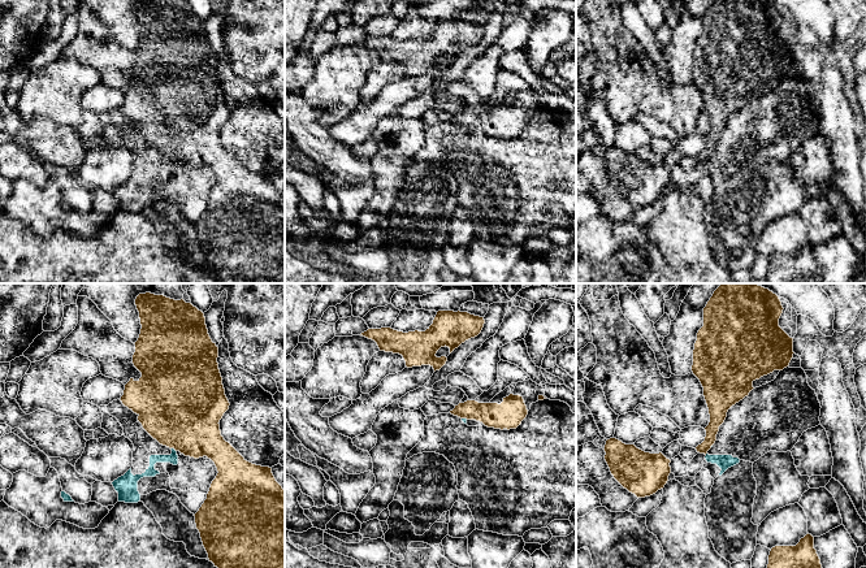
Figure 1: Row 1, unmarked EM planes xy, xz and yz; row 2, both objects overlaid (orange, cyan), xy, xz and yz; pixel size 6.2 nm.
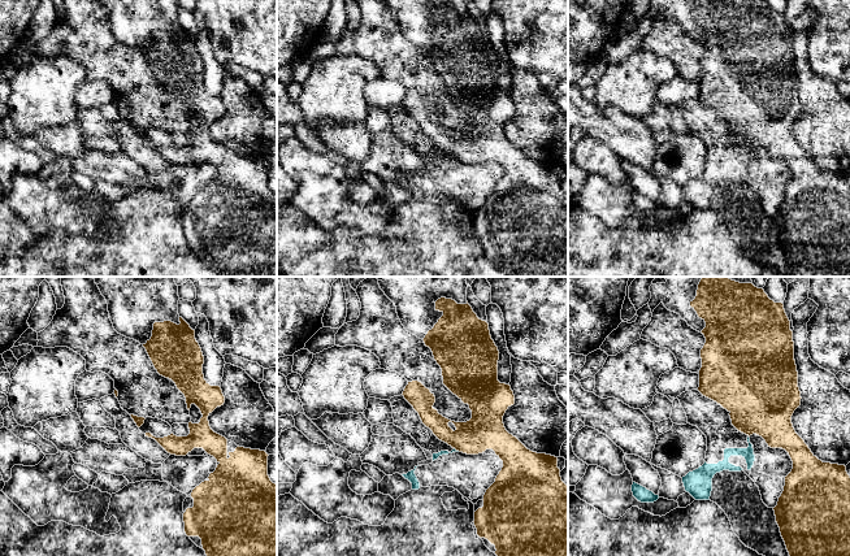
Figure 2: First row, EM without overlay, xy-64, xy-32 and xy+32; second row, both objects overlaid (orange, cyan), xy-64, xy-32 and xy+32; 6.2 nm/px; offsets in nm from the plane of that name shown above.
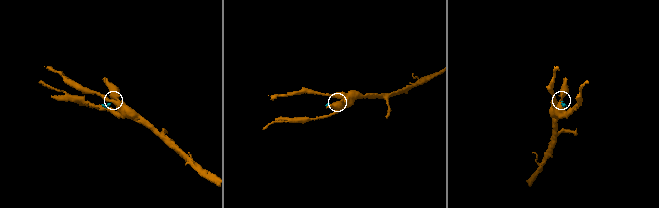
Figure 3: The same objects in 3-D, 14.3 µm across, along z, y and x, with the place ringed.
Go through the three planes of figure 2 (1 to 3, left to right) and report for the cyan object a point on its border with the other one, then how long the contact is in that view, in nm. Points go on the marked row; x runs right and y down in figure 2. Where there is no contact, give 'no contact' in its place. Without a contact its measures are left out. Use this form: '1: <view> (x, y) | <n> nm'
1: no contact
2: xy-32 (456, 450) | 50 nm
3: no contact

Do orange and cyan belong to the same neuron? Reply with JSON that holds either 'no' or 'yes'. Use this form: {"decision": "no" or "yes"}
{"decision": "no"}

